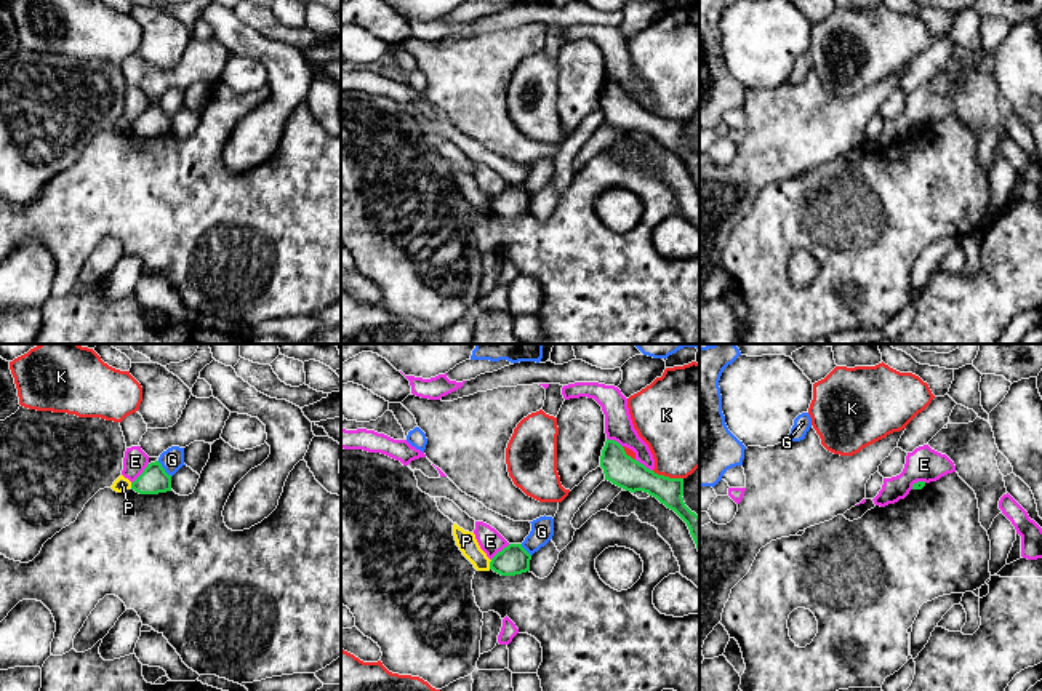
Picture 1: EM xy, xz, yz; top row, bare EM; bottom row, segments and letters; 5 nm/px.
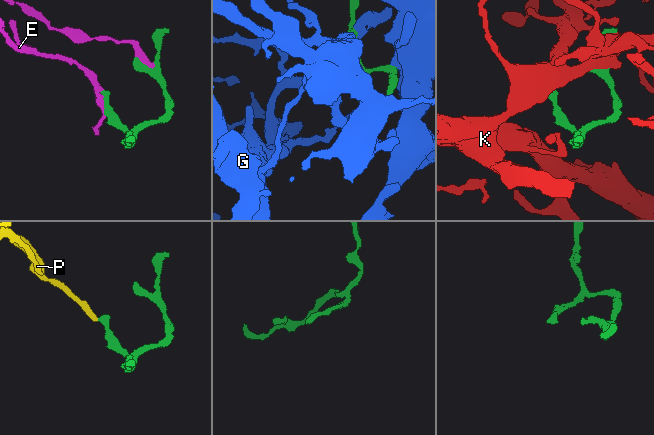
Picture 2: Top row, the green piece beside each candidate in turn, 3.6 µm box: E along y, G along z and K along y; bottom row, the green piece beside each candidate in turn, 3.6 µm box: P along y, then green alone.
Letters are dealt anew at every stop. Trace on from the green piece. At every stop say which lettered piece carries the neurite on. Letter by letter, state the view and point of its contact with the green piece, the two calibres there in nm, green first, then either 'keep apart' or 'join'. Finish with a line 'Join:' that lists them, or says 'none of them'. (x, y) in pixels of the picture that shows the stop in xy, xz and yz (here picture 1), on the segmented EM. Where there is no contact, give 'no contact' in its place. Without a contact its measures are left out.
E: meets green in xy at (141, 474); 140 nm thick on the green side, 120 nm on the other; keep apart
G: meets green in xy at (164, 469); 140 nm thick on the green side, 120 nm on the other; keep apart
K: meets green in xz at (668, 477); 160 nm thick on the green side, 400 nm on the other; keep apart
P: meets green in xz at (490, 565); 150 nm thick on the green side, 100 nm on the other; keep apart
Join: none of them

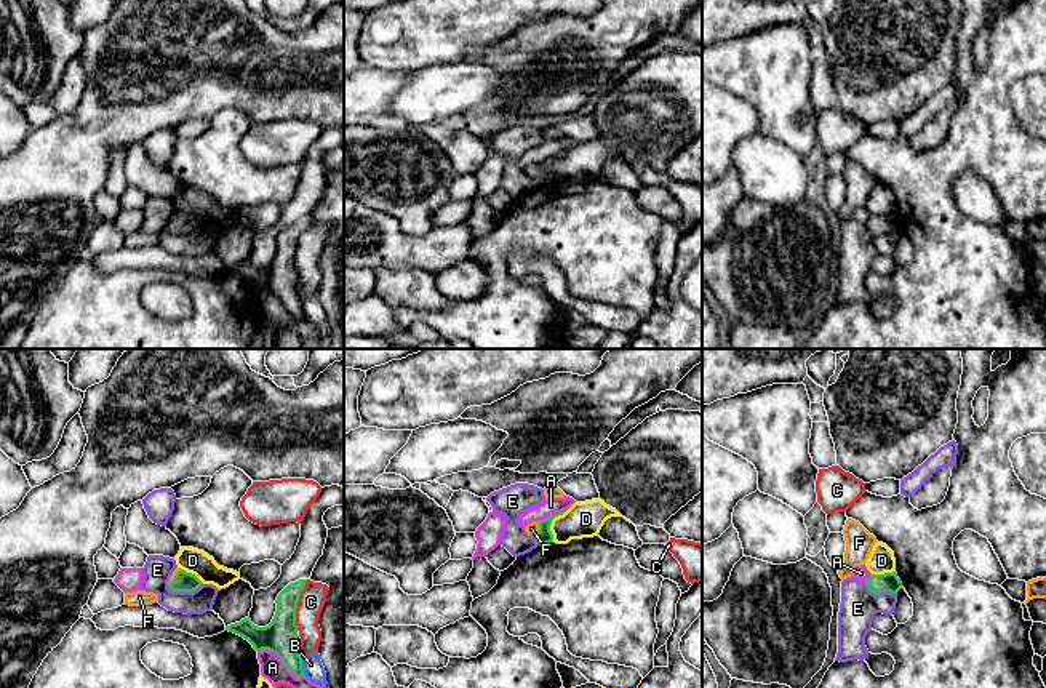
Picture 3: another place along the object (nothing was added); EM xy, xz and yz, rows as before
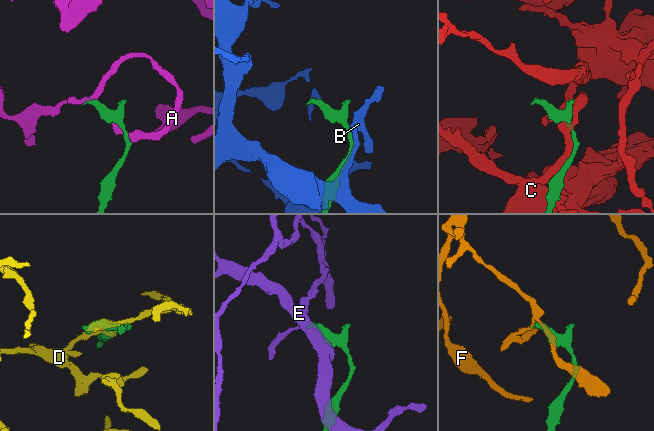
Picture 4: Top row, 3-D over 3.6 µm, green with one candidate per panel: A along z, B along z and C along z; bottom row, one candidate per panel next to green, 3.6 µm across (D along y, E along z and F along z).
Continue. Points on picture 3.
A: meets green in xy at (282, 661); 170 nm thick on the green side, 120 nm on the other; keep apart
B: meets green in xy at (301, 668); 170 nm thick on the green side, 100 nm on the other; keep apart
C: meets green in xy at (296, 605); 170 nm thick on the green side, 130 nm on the other; keep apart
D: meets green in xz at (550, 524); 80 nm thick on the green side, 180 nm on the other; keep apart
E: meets green in xy at (184, 591); 100 nm thick on the green side, 140 nm on the other; keep apart
F: meets green in xz at (539, 530); 80 nm thick on the green side, 70 nm on the other; join
Join: F

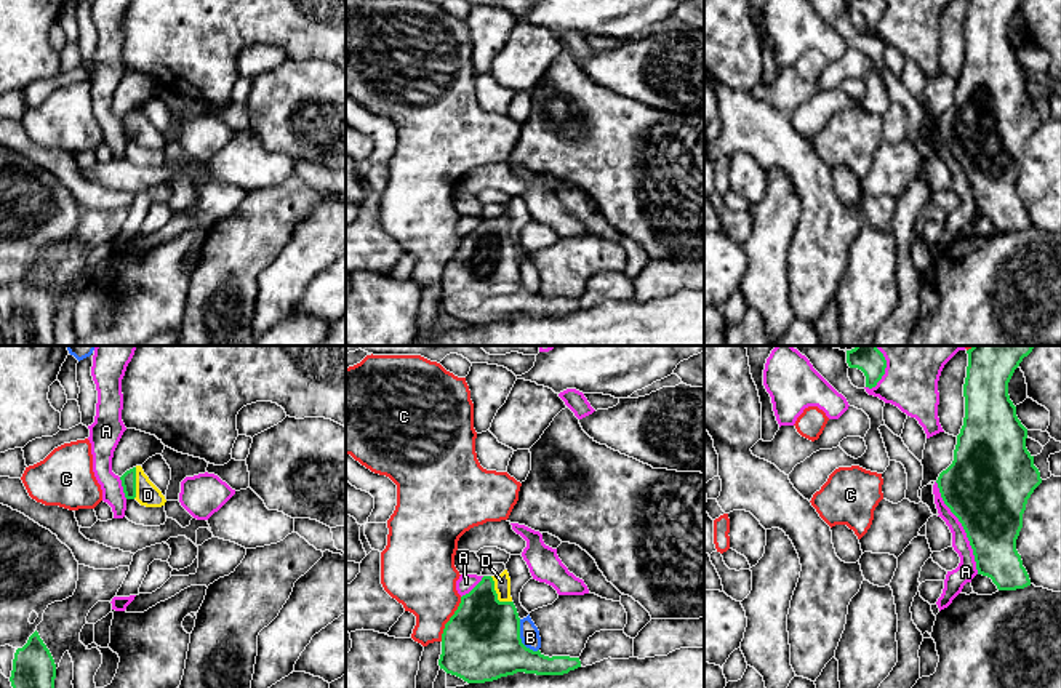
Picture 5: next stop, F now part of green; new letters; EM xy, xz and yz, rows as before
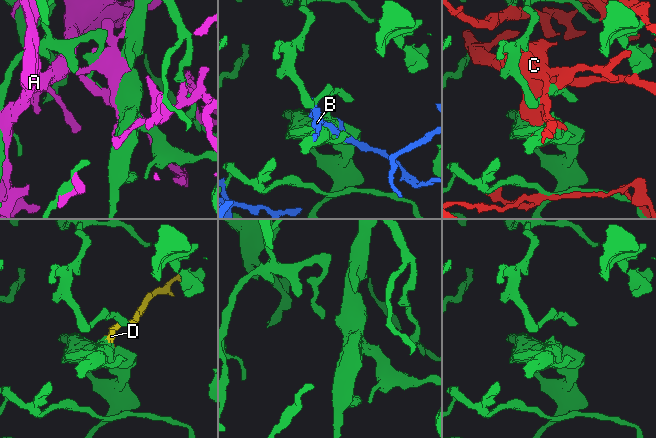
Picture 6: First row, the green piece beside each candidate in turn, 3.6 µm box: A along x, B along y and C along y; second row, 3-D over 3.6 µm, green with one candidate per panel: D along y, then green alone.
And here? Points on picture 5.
A: meets green in yz at (964, 528); 420 nm thick on the green side, 100 nm on the other; keep apart
B: meets green in xz at (520, 639); 400 nm thick on the green side, 100 nm on the other; keep apart
C: meets green in xz at (450, 620); 400 nm thick on the green side, 340 nm on the other; keep apart
D: meets green in xz at (496, 594); 380 nm thick on the green side, 80 nm on the other; join
Join: D

